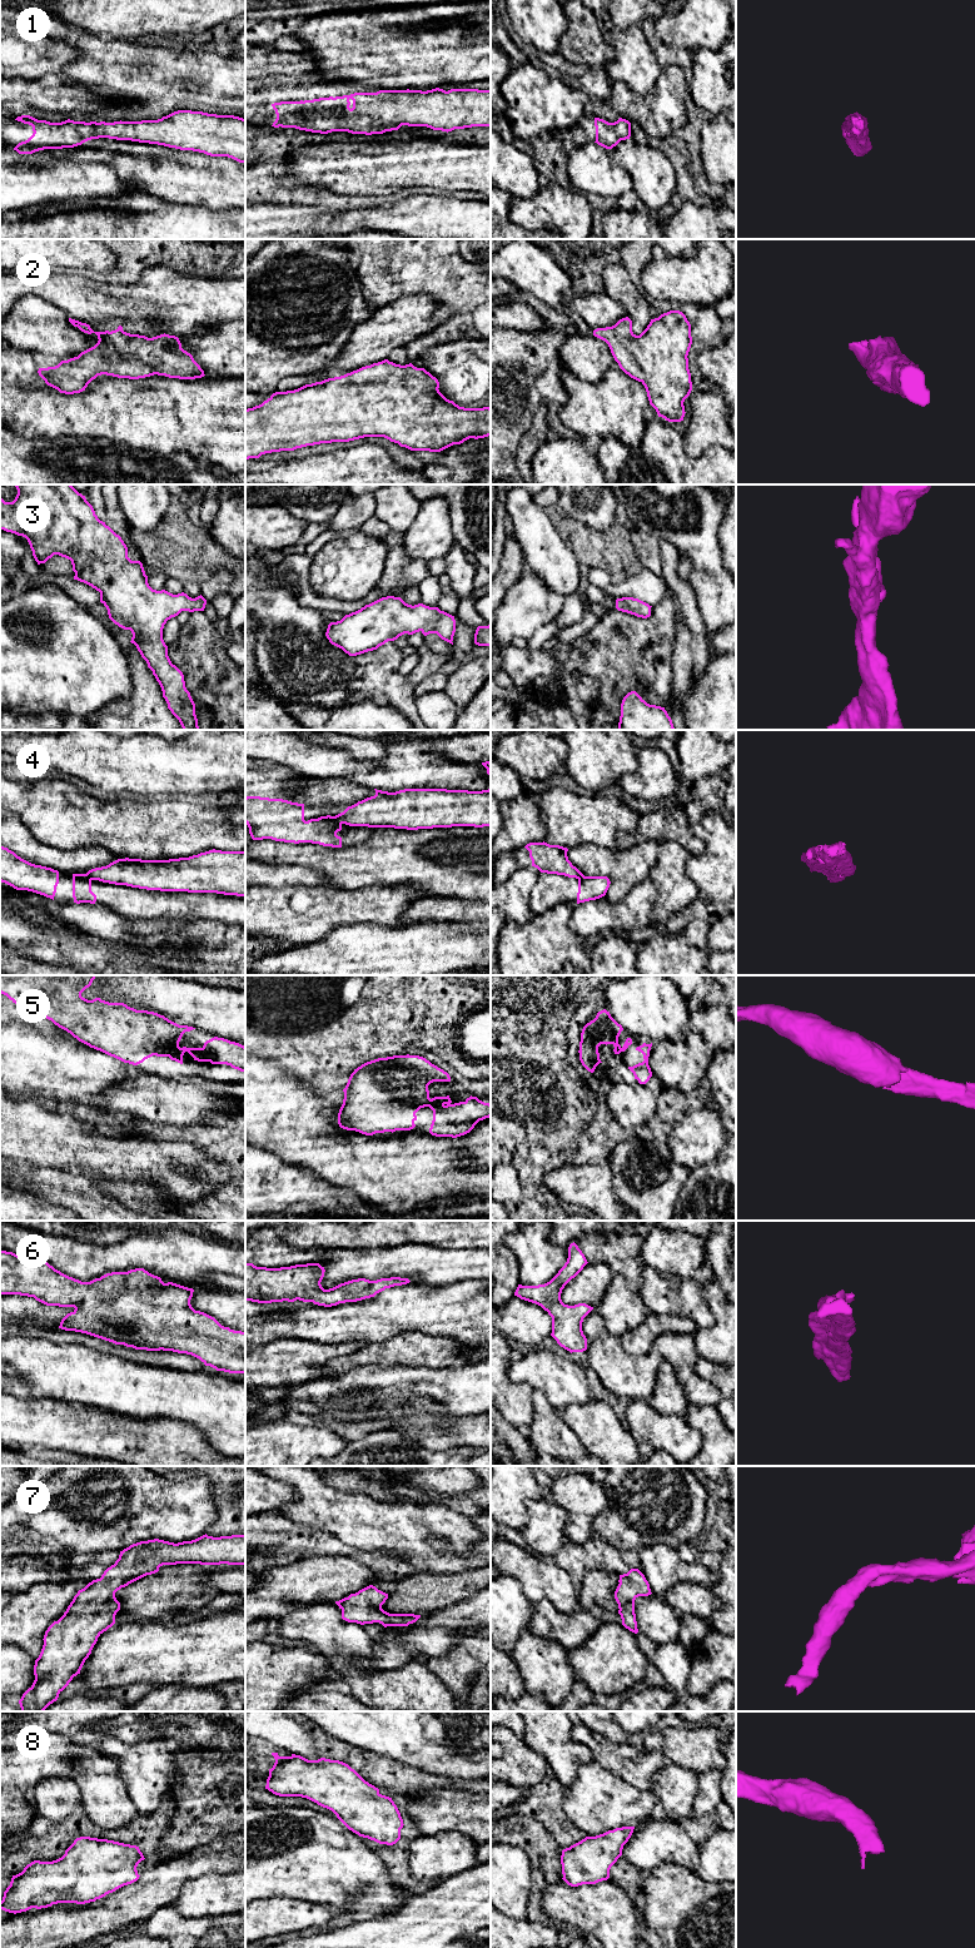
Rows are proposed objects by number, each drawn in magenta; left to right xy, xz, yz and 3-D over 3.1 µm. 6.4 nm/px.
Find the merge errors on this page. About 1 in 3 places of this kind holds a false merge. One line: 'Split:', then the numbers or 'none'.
Split: 4

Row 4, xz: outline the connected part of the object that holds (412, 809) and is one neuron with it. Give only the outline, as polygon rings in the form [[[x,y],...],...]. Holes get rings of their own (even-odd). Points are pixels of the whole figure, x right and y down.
[[[491,786],[488,790],[404,789],[396,792],[375,790],[375,795],[348,806],[335,821],[349,826],[433,829],[452,826],[491,826]]]

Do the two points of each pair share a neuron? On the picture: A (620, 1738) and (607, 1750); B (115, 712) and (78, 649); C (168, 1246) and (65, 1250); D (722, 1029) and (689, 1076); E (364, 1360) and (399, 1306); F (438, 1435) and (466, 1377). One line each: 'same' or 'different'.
A: different
B: different
C: same
D: same
E: different
F: different

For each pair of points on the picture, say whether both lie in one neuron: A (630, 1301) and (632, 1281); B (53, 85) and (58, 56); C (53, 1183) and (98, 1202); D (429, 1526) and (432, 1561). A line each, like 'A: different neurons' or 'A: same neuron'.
A: different neurons
B: different neurons
C: same neuron
D: same neuron

